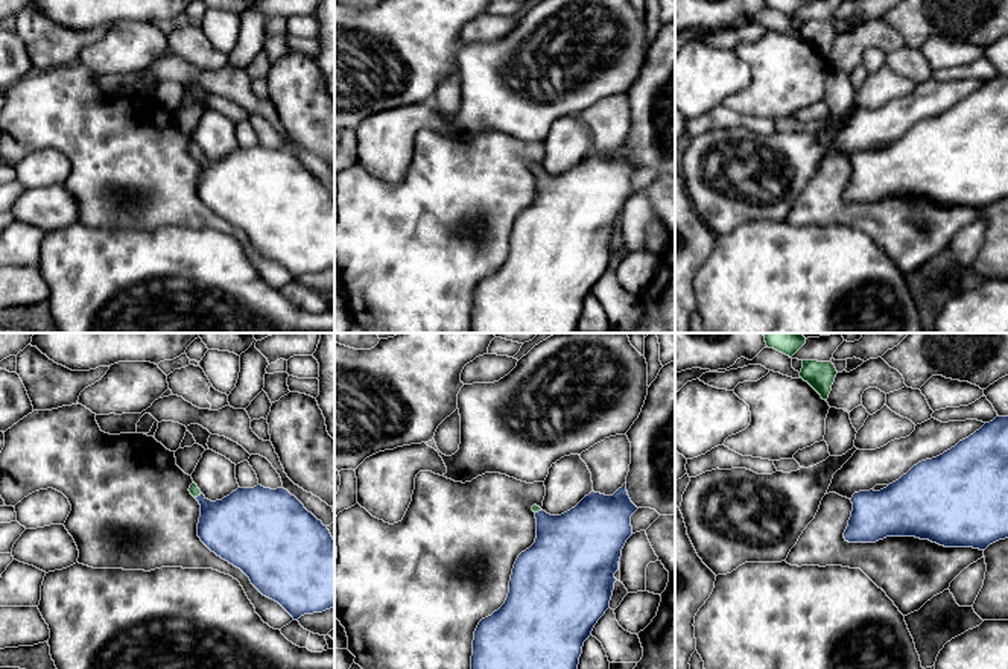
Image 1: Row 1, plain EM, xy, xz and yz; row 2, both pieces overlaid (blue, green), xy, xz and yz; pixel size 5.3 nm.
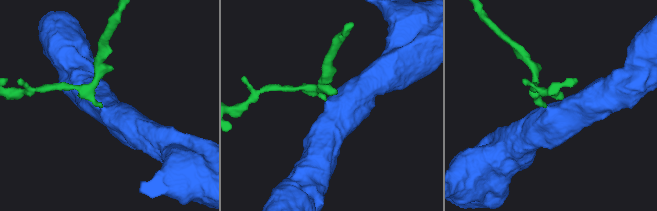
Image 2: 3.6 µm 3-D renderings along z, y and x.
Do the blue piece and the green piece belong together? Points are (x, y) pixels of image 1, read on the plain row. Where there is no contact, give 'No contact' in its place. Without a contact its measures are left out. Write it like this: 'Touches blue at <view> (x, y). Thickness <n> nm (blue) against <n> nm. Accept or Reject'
Touches blue at xy (198, 155). Thickness 320 nm (blue) against 60 nm. Accept

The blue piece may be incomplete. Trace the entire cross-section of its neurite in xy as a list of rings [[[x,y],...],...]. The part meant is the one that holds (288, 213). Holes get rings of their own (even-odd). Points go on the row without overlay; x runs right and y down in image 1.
[[[195,141],[189,151],[201,164],[201,201],[240,228],[263,255],[278,262],[293,280],[334,266],[334,198],[287,149],[239,146],[216,161],[208,160]]]

